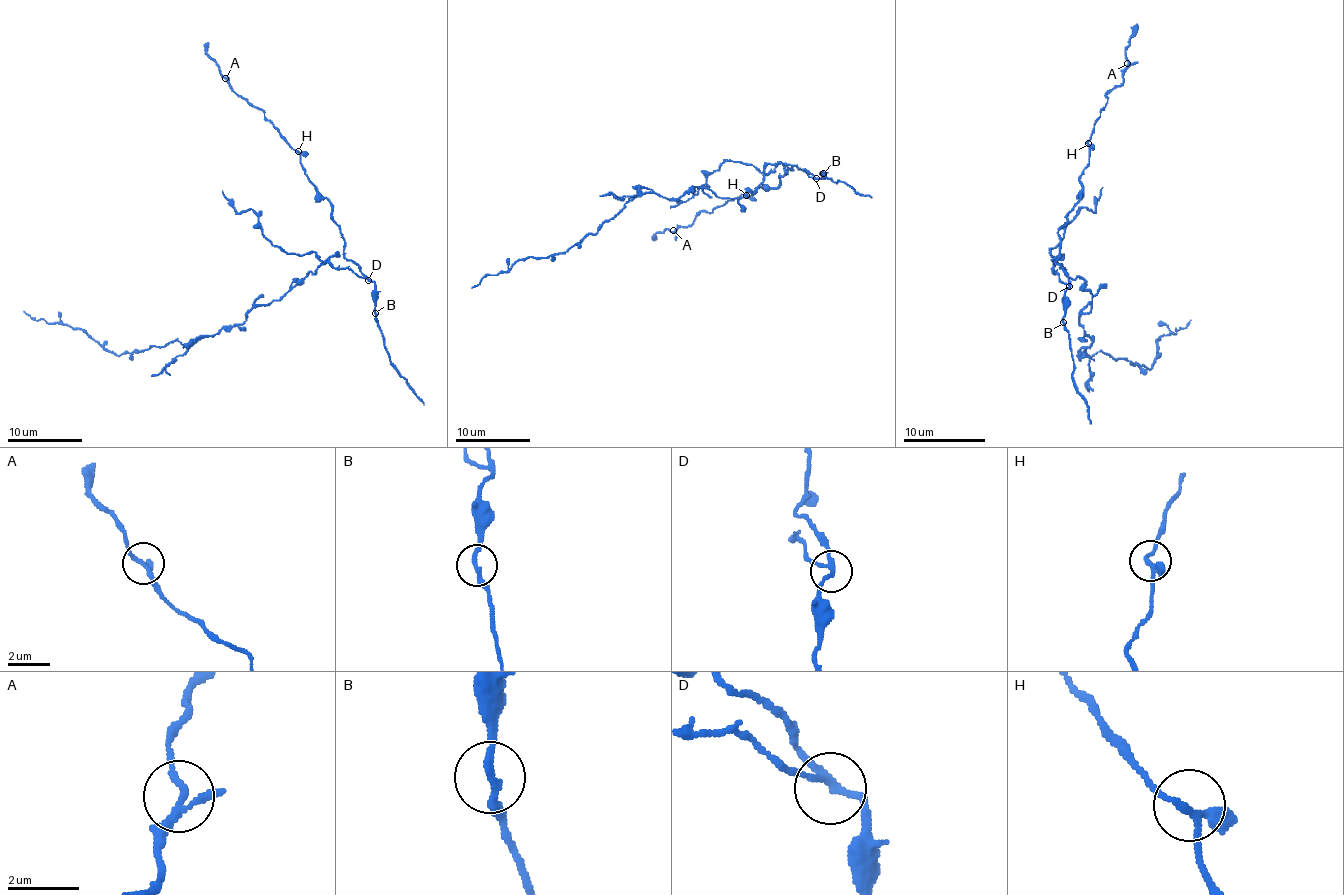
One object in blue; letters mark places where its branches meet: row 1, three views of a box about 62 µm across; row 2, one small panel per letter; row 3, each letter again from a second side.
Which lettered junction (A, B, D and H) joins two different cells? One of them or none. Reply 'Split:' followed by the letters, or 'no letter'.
Split: D

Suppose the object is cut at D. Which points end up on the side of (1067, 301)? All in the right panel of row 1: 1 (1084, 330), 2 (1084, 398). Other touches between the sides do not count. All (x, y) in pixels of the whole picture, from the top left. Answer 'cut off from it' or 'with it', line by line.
1: cut off from it
2: with it

